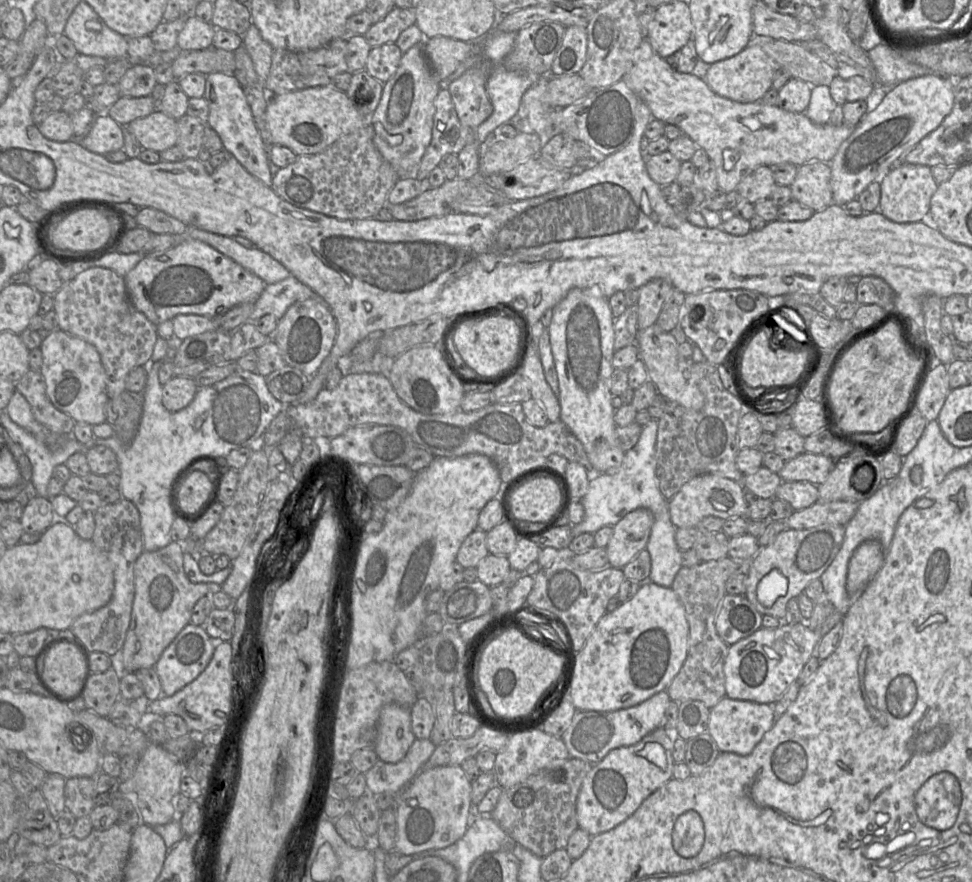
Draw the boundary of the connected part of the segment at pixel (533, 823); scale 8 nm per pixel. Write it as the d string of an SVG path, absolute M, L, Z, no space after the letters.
M570 757L538 771L522 782L502 788L490 816L516 843L541 858L566 848L570 836L579 828L576 801L583 780L592 766L588 761Z

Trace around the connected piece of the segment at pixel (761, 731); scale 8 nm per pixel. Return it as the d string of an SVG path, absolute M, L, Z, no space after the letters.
M725 696L710 709L707 732L713 737L721 752L746 756L773 727L775 721L776 716L772 704L759 704Z

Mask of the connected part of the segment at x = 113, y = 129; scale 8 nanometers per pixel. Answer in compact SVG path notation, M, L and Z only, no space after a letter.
M106 113L97 114L80 143L90 152L105 155L123 149L124 127Z

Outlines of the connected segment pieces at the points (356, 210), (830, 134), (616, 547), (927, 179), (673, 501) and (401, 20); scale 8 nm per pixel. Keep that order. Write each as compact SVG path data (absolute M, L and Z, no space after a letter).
M369 124L341 136L324 151L298 156L292 164L280 168L273 176L273 191L299 208L341 220L370 219L383 207L399 175L379 153L373 143Z
M644 38L635 51L633 62L622 79L627 86L650 109L653 118L665 124L679 127L691 138L698 148L706 151L716 168L718 190L730 193L736 190L742 178L760 166L795 164L802 166L812 162L830 163L840 145L853 133L855 127L830 123L819 125L813 123L805 113L793 113L778 105L767 105L761 101L740 103L715 94L707 83L691 73L680 73L673 69L662 57L658 56Z
M638 508L624 516L616 525L613 526L613 534L606 546L608 555L608 565L622 569L638 553L646 549L651 529L654 523L653 513L646 508Z
M898 163L880 180L881 196L878 211L896 223L920 222L928 213L930 200L938 184L934 180L931 167L910 163Z
M703 474L685 483L681 489L669 499L669 513L676 528L696 527L705 517L715 516L723 520L747 518L748 495L741 482L718 474Z
M395 7L384 19L373 24L364 34L364 37L372 48L387 43L395 43L399 35L412 25L416 25L415 8Z

